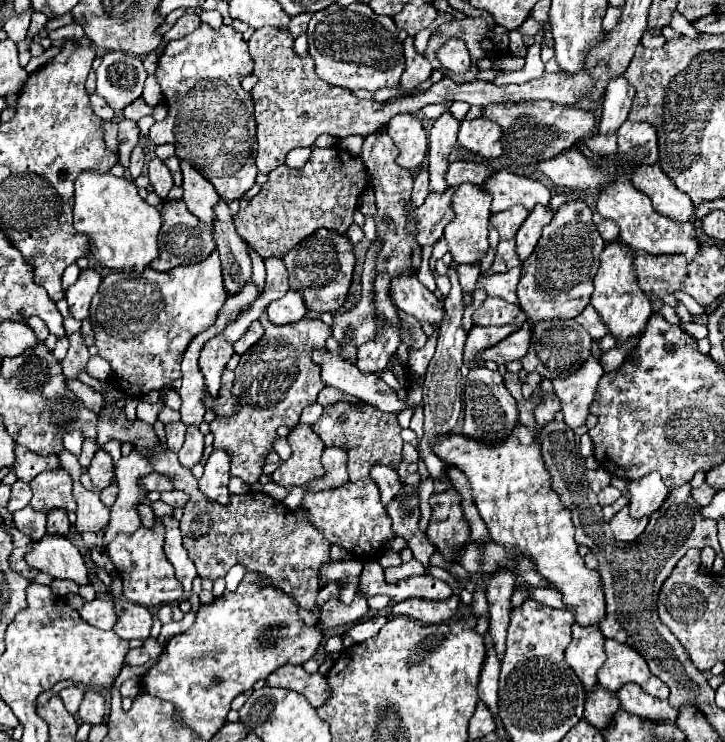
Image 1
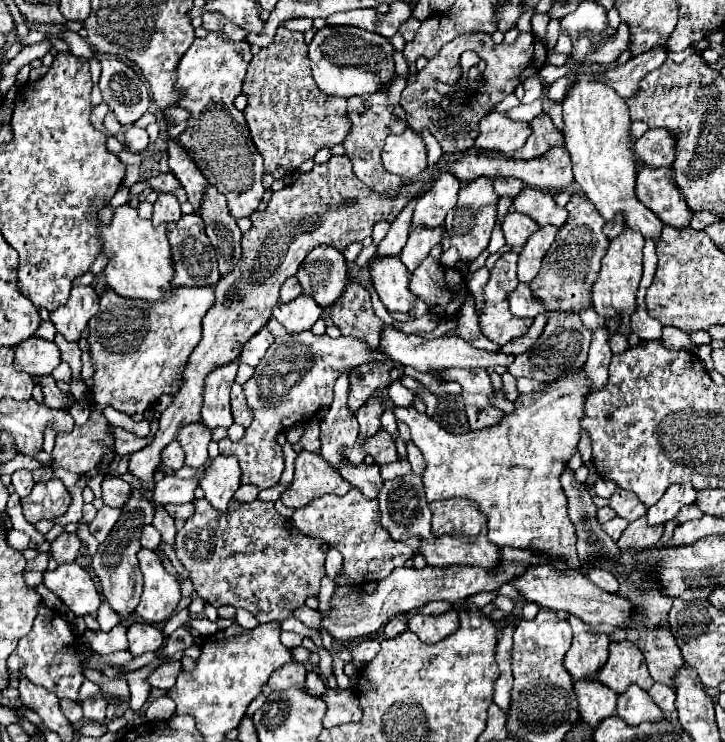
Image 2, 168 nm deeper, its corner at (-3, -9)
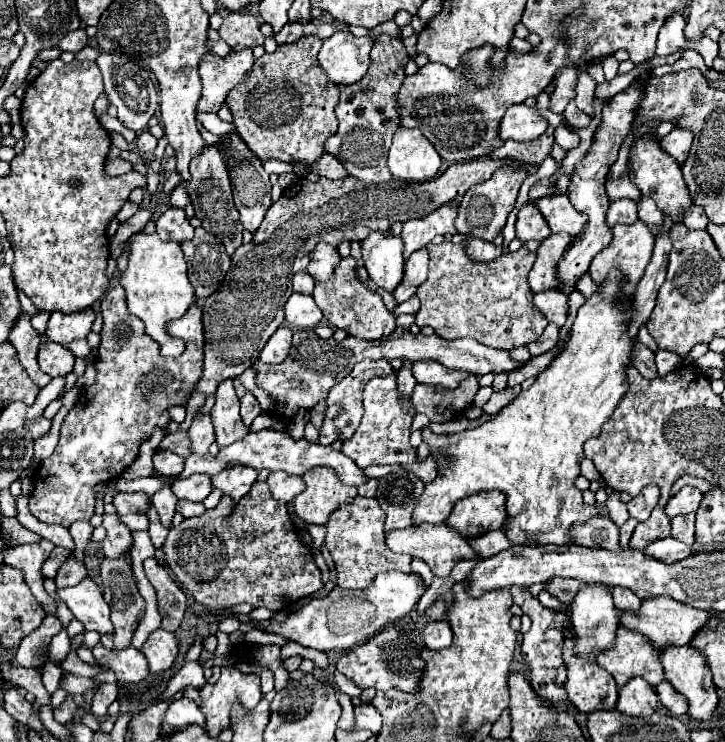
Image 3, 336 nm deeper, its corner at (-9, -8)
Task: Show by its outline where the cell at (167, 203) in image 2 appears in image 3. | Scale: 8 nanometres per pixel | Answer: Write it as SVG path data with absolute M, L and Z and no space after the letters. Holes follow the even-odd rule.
M169 208L157 220L157 234L165 242L173 240L173 242L181 244L183 240L191 240L193 238L193 226L189 224L189 220L187 220L187 216L185 216L183 210Z

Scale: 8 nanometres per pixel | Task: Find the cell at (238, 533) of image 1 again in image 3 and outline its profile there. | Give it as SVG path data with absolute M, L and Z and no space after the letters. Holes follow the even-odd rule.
M255 482L251 486L251 492L239 502L233 502L229 496L223 496L217 508L207 510L203 516L187 518L179 526L173 526L167 540L163 542L163 552L165 562L175 574L177 582L211 612L227 610L243 602L279 612L289 602L297 602L303 596L315 594L323 586L321 570L315 566L311 550L303 546L297 528L289 520L287 504L271 496L267 482Z

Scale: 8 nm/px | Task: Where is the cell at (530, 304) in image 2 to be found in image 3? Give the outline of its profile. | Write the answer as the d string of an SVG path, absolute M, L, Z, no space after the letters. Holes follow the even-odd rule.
M547 290L547 292L535 294L533 302L545 314L545 318L549 322L557 324L559 328L567 322L567 310L569 310L567 294L559 292L559 290Z

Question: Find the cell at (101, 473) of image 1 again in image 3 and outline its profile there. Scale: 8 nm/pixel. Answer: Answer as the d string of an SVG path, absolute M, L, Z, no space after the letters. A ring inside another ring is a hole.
M143 492L115 494L113 504L117 508L117 514L145 514L149 510L149 496Z

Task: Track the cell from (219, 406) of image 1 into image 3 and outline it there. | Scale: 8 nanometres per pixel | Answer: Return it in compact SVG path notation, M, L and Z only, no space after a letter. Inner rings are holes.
M239 378L233 380L233 386L237 390L237 396L241 400L241 418L243 418L243 424L245 426L251 426L251 422L261 414L261 406L257 402L257 398L241 384Z

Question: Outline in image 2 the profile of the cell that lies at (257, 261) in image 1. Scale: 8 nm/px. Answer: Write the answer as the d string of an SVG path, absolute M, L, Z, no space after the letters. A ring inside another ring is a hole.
M273 317L265 327L273 333L275 343L267 349L265 357L255 367L255 375L243 385L247 405L255 419L251 427L245 429L241 441L219 441L219 453L237 455L243 473L241 483L249 483L259 489L277 485L283 473L283 451L277 445L277 435L285 429L305 423L317 411L329 407L333 401L333 383L341 371L353 369L373 359L385 359L385 355L381 355L377 349L369 351L369 347L365 347L365 343L355 337L341 335L333 339L329 335L313 335L311 331L289 335Z

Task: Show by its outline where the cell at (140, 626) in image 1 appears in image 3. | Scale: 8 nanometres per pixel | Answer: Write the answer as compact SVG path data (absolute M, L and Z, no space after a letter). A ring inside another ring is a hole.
M163 628L155 630L143 646L143 654L145 654L153 674L163 674L169 668L173 668L177 652L179 652L179 646L177 646L175 634L167 632Z

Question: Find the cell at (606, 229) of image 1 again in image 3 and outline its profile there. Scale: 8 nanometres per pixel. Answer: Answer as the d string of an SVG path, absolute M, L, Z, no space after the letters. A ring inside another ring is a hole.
M621 198L611 202L609 210L607 210L607 224L615 226L615 224L633 224L637 222L637 204L631 202L629 198Z

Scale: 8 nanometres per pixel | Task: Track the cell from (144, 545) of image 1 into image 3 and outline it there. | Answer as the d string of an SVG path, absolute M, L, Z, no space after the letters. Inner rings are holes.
M149 558L143 562L145 574L149 582L153 584L159 600L159 610L163 616L163 628L175 632L183 620L185 608L187 608L187 598L183 590L177 586L177 582L169 576L169 572L157 564L155 558Z

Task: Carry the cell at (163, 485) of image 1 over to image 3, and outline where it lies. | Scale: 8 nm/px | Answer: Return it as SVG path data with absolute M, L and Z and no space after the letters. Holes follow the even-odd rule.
M193 474L191 478L175 480L171 488L177 498L185 498L191 502L203 502L213 492L211 476L207 474Z

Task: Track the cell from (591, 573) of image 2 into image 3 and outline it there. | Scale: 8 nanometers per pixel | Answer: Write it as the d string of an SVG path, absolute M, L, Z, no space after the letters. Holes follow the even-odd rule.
M615 586L615 588L613 588L613 600L615 600L617 610L621 610L621 612L633 612L633 614L639 614L641 598L637 598L631 590L623 590L623 588Z

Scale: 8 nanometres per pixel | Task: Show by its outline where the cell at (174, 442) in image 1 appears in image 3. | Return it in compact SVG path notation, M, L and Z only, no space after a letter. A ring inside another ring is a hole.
M159 450L153 454L153 468L157 476L177 476L183 470L183 458L169 450Z

